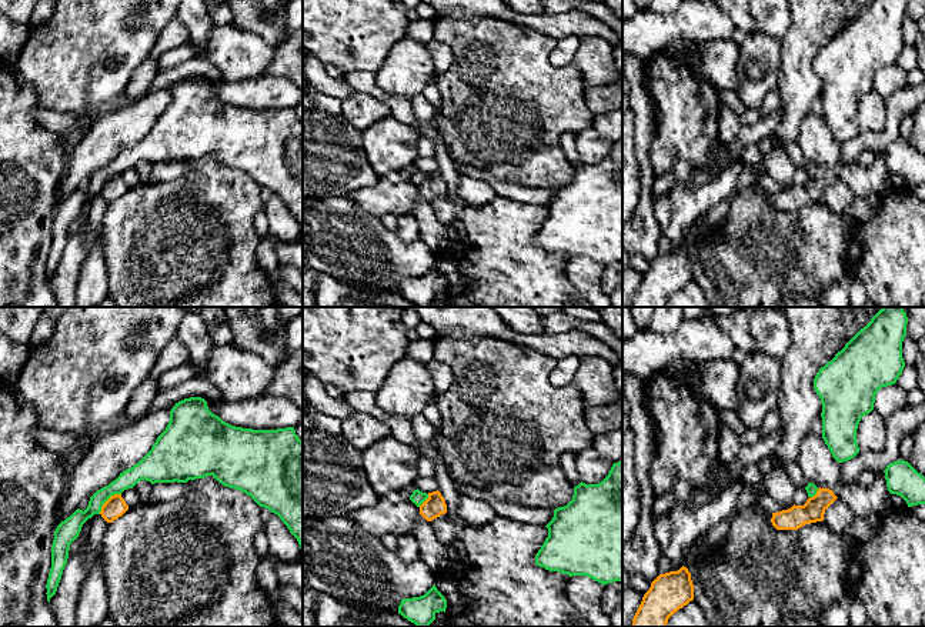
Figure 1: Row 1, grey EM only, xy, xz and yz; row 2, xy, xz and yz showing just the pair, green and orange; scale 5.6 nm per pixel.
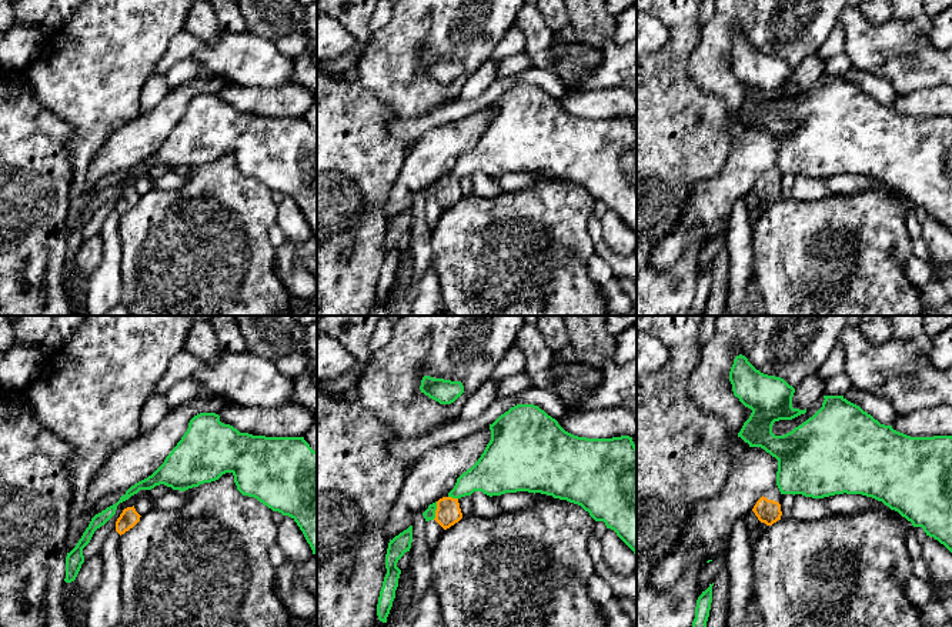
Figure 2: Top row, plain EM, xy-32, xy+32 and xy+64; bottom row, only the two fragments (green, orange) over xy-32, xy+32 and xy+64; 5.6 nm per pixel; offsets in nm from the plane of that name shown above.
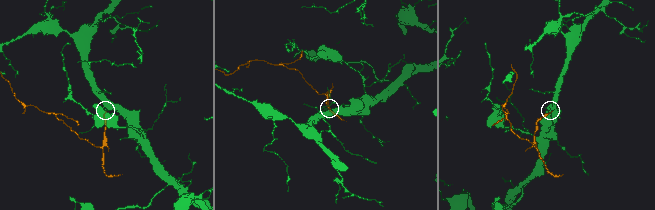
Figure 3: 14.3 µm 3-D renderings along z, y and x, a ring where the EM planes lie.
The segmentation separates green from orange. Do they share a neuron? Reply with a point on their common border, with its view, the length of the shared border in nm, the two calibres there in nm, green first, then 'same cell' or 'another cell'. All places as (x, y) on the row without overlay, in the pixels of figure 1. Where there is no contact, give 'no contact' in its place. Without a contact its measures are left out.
contact xy (107, 179); length 170 nm; calibres 100 and 120 nm; another cell

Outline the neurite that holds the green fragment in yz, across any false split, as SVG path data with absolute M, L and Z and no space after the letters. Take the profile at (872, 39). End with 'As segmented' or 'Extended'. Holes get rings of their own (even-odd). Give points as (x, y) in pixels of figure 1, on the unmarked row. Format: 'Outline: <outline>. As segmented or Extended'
Outline: M871 0L814 59L814 69L822 83L822 119L838 143L859 133L856 110L861 99L874 90L878 70L895 64L902 54L906 4L908 0Z. As segmented

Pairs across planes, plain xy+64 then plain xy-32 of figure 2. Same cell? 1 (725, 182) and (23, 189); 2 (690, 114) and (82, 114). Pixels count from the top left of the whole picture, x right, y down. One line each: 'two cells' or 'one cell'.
1: two cells
2: two cells

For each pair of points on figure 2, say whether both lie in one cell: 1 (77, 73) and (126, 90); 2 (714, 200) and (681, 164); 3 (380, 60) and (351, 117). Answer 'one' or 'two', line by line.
1: one
2: two
3: two

